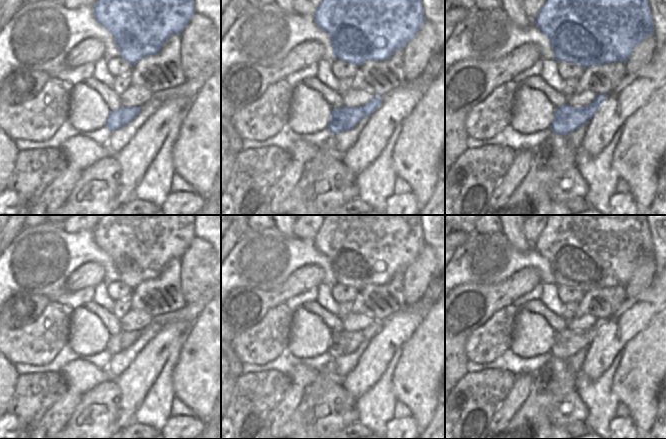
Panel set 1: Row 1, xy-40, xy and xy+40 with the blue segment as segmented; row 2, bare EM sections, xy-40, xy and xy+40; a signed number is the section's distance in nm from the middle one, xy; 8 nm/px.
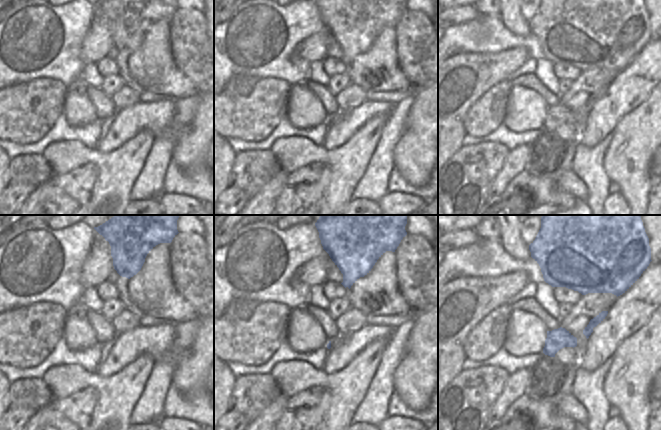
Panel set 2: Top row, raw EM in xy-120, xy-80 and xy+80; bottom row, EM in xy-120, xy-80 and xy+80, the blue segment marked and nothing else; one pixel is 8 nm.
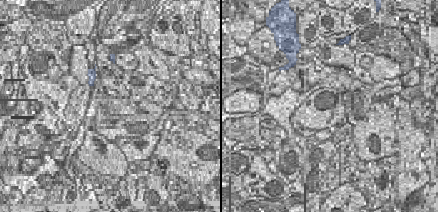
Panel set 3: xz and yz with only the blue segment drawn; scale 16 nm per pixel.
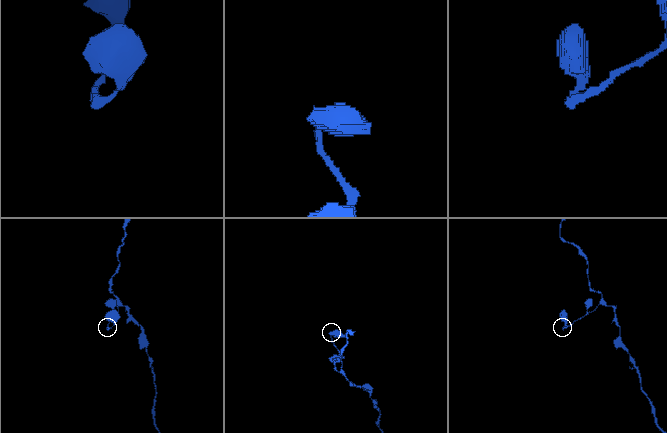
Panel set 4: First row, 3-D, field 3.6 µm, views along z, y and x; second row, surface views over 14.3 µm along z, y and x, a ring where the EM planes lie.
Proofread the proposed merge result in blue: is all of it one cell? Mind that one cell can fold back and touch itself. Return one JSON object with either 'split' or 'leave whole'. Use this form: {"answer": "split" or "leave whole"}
{"answer": "leave whole"}

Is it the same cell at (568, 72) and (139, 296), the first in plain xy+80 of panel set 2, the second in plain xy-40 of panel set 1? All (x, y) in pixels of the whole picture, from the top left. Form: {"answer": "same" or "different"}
{"answer": "different"}

